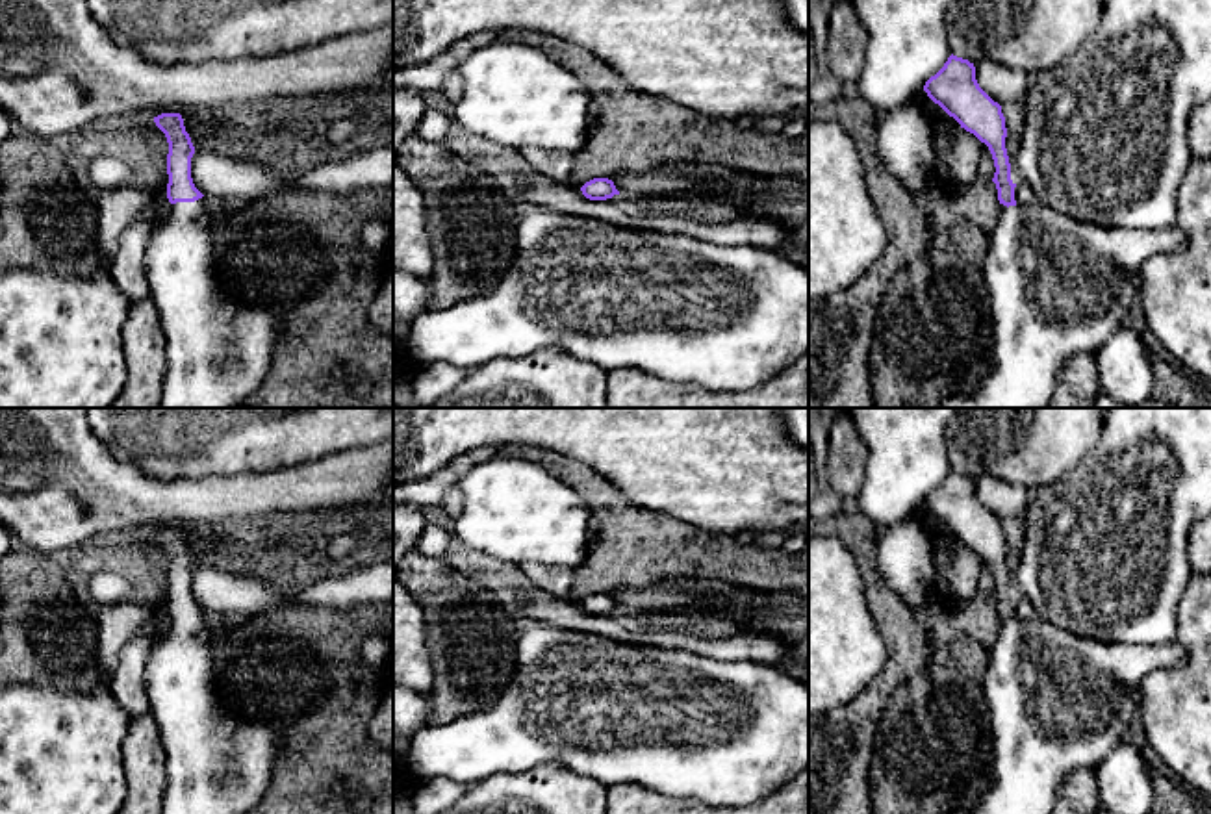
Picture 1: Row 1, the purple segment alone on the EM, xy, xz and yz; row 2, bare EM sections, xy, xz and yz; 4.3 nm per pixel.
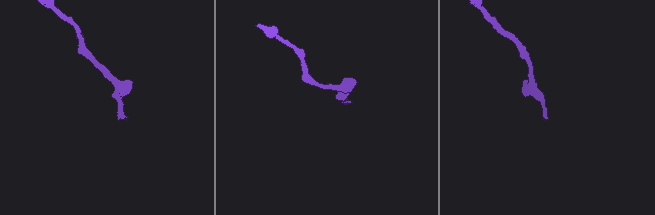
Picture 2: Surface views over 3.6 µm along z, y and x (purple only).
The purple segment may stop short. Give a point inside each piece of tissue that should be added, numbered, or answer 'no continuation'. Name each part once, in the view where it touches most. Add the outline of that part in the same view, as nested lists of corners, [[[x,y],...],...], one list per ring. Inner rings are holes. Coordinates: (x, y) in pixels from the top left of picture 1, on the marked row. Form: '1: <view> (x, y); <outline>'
1: xy (217, 351); [[[204,197],[171,204],[167,219],[156,219],[147,248],[147,278],[165,336],[161,408],[249,408],[261,388],[282,321],[267,308],[243,306],[219,286],[213,228]]]

